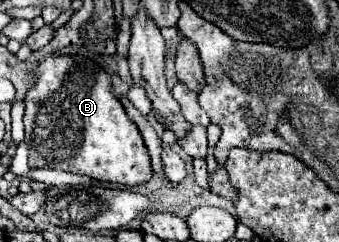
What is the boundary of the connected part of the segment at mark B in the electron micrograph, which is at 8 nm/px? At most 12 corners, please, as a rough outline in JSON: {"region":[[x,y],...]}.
{"region":[[47,55],[23,115],[31,169],[129,187],[141,133],[89,57]]}

